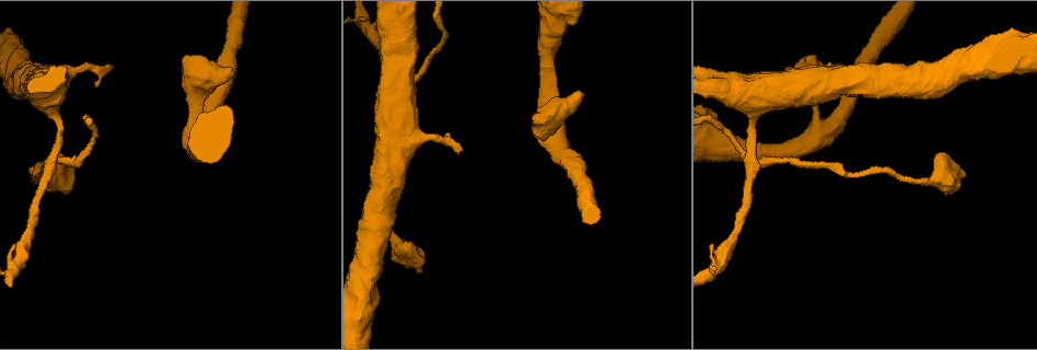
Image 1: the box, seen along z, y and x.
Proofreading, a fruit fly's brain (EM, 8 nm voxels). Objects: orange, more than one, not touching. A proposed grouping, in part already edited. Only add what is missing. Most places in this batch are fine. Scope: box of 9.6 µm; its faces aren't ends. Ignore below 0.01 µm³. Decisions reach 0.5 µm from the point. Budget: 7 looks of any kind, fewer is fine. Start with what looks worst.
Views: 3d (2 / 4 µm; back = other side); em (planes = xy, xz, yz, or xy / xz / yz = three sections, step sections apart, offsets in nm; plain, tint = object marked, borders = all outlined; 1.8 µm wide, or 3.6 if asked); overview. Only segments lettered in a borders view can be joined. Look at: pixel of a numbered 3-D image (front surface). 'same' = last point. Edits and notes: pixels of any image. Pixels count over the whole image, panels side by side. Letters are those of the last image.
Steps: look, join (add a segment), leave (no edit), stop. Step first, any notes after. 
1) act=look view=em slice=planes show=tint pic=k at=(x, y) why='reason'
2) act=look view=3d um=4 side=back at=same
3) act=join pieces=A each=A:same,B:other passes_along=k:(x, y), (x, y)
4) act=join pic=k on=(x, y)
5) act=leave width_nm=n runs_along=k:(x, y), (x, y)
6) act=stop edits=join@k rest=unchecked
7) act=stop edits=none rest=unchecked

act=look view=3d um=4 pic=1 at=(462, 149) why='an open end'

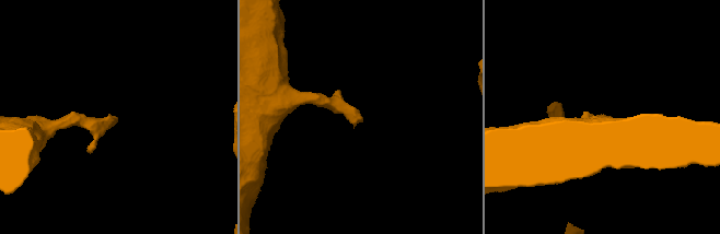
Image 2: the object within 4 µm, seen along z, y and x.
act=look view=em slice=planes show=tint pic=2 at=(362, 120) why='shape alone is not enough'

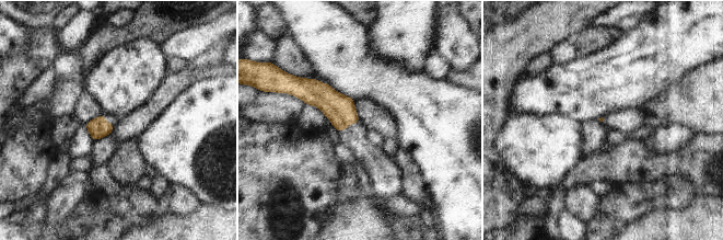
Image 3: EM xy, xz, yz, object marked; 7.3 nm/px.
act=look view=em slice=planes show=borders at=same why='what lies round it'

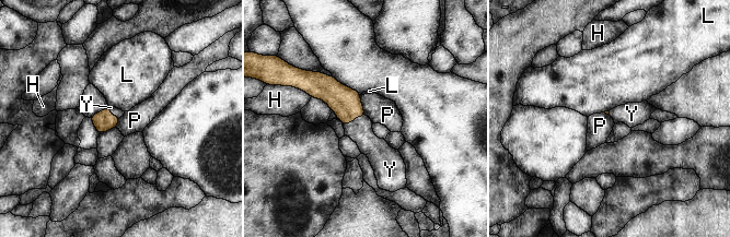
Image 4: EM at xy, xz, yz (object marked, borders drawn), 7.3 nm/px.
act=join pieces=Y each=H:other,L:other,P:other,Y:same passes_along=4:(345, 102), (354, 118), (360, 130) found='it goes on there'

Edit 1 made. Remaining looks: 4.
act=look view=overview why='see it whole again'

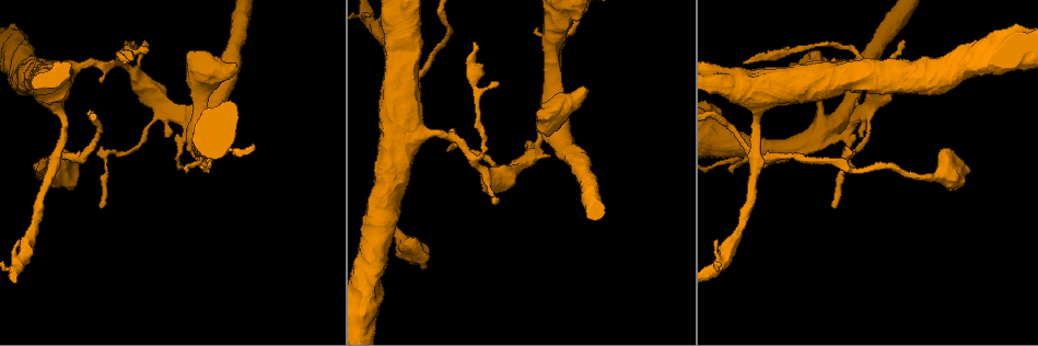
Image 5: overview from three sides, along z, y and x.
act=look view=em slice=planes show=borders pic=5 at=(126, 63) why='free end'

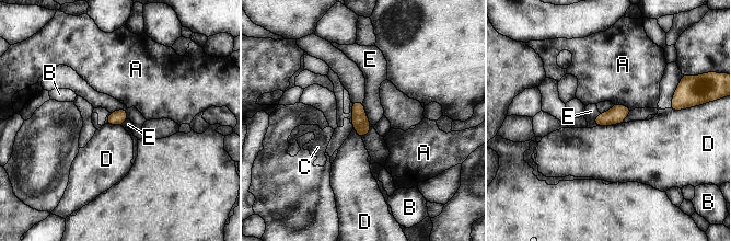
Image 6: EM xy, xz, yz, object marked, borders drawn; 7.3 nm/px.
act=leave each=A:other,B:other,C:other,D:other,E:other border=6:(362, 102), (366, 116), (371, 124) found='none of them fits'

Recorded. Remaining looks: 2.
act=stop edits=join@4 rest=unchecked

